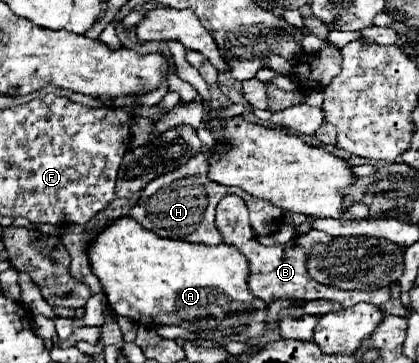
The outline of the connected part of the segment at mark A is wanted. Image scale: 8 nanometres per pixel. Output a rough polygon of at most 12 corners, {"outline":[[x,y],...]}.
{"outline":[[122,216],[88,260],[110,308],[198,338],[264,334],[248,264]]}

